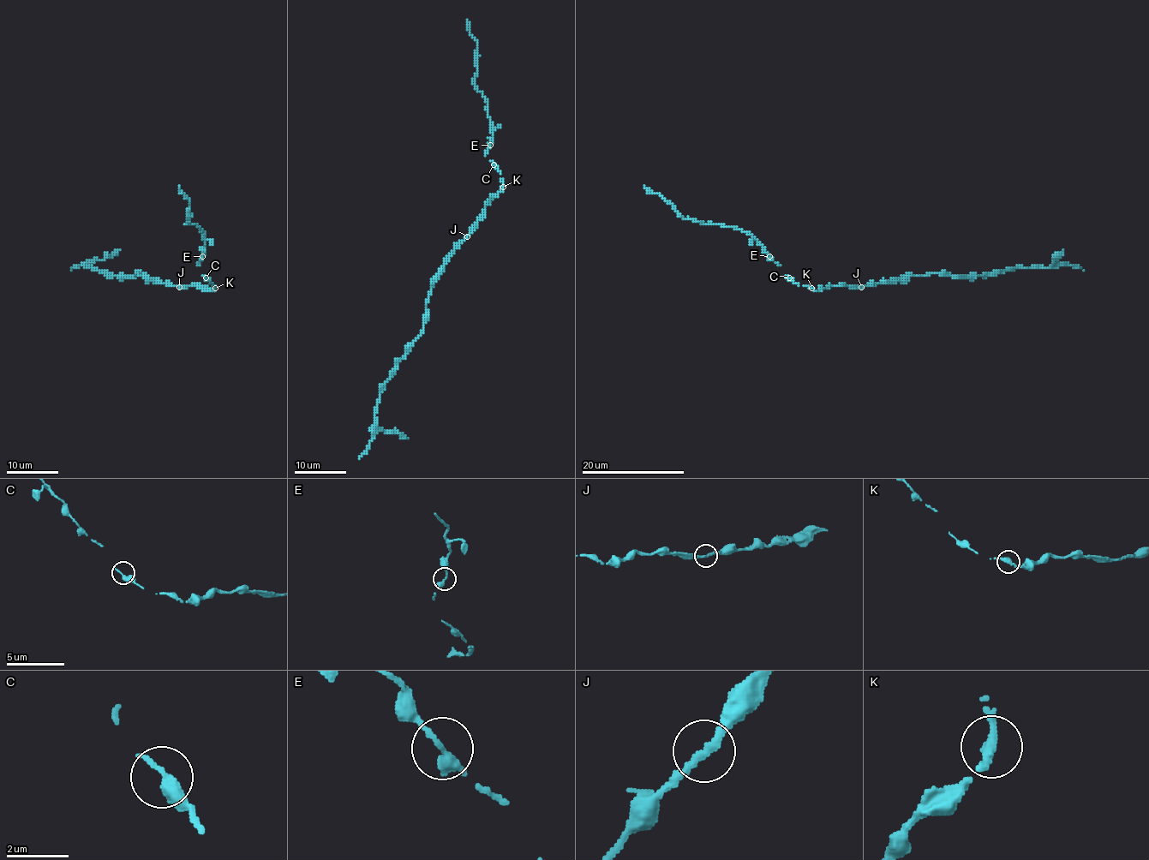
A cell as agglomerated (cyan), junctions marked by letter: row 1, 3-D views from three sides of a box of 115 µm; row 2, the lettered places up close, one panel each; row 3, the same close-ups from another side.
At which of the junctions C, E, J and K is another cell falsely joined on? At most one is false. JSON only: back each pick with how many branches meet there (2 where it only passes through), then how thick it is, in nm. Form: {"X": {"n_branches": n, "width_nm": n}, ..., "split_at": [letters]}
{"split_at": []}

